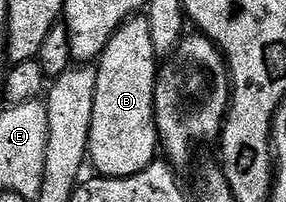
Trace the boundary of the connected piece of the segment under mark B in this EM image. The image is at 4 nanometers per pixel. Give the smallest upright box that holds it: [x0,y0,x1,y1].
[87,17,160,179]

